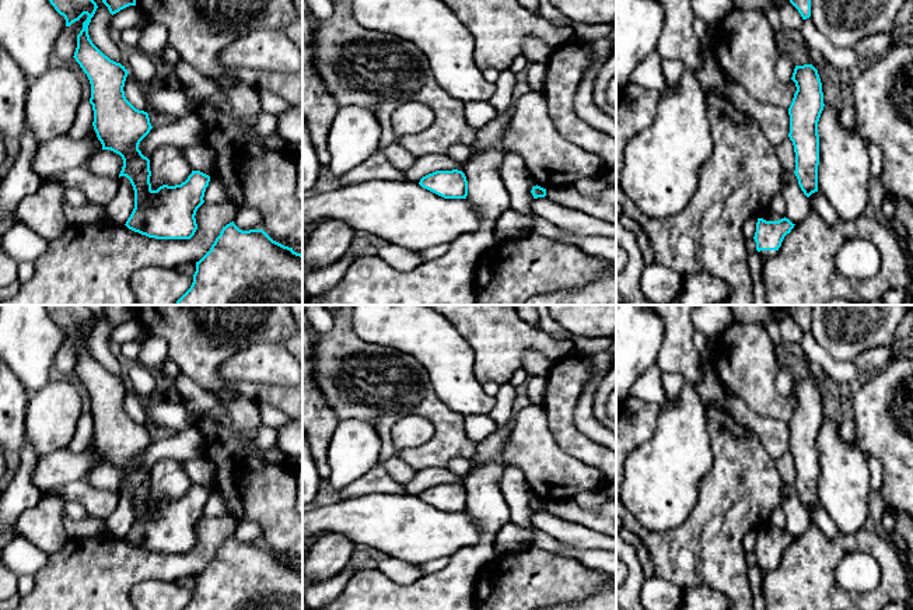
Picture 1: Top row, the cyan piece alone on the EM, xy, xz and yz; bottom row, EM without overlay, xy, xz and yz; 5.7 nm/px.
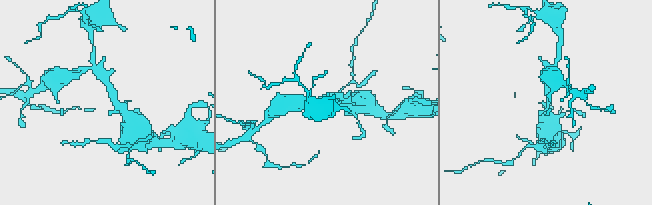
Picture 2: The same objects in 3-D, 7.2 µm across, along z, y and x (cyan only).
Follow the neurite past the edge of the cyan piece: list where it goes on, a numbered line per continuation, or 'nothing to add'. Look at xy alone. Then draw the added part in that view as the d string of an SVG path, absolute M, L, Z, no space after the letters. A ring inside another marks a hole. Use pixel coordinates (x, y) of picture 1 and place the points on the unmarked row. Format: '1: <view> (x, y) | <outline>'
nothing to add

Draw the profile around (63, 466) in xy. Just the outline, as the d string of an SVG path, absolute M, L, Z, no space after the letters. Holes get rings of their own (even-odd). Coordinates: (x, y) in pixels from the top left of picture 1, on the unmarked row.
M91 438L85 449L80 453L71 452L70 448L66 446L41 456L34 474L35 484L45 492L53 487L85 478L94 467L94 459L91 456L92 446L94 439Z

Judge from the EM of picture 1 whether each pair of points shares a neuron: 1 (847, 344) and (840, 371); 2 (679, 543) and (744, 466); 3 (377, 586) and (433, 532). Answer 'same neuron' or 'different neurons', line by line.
1: different neurons
2: same neuron
3: different neurons

